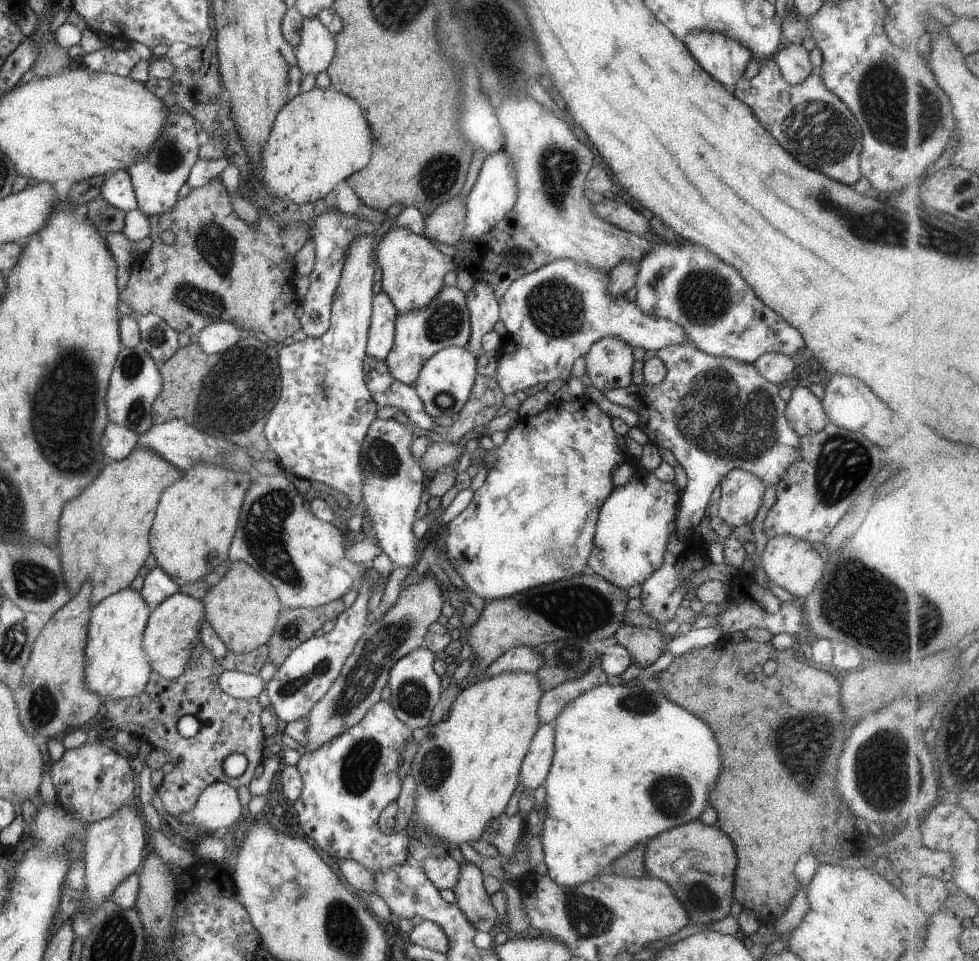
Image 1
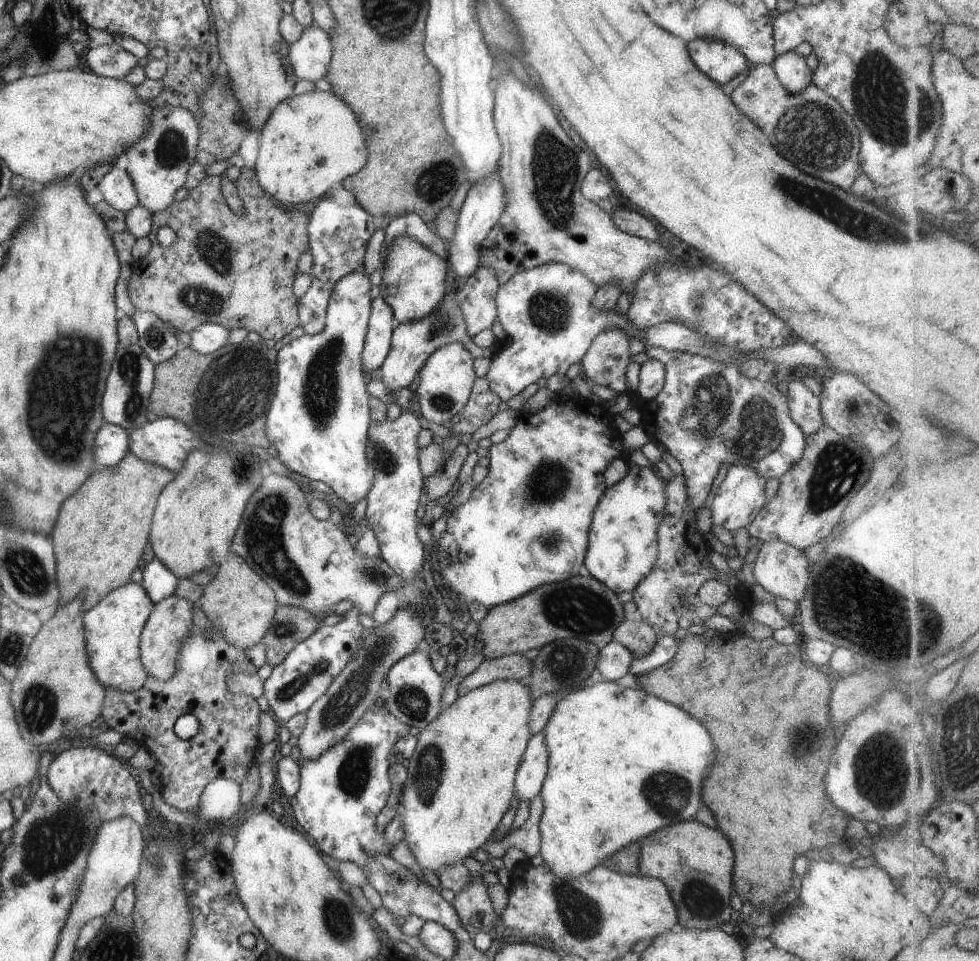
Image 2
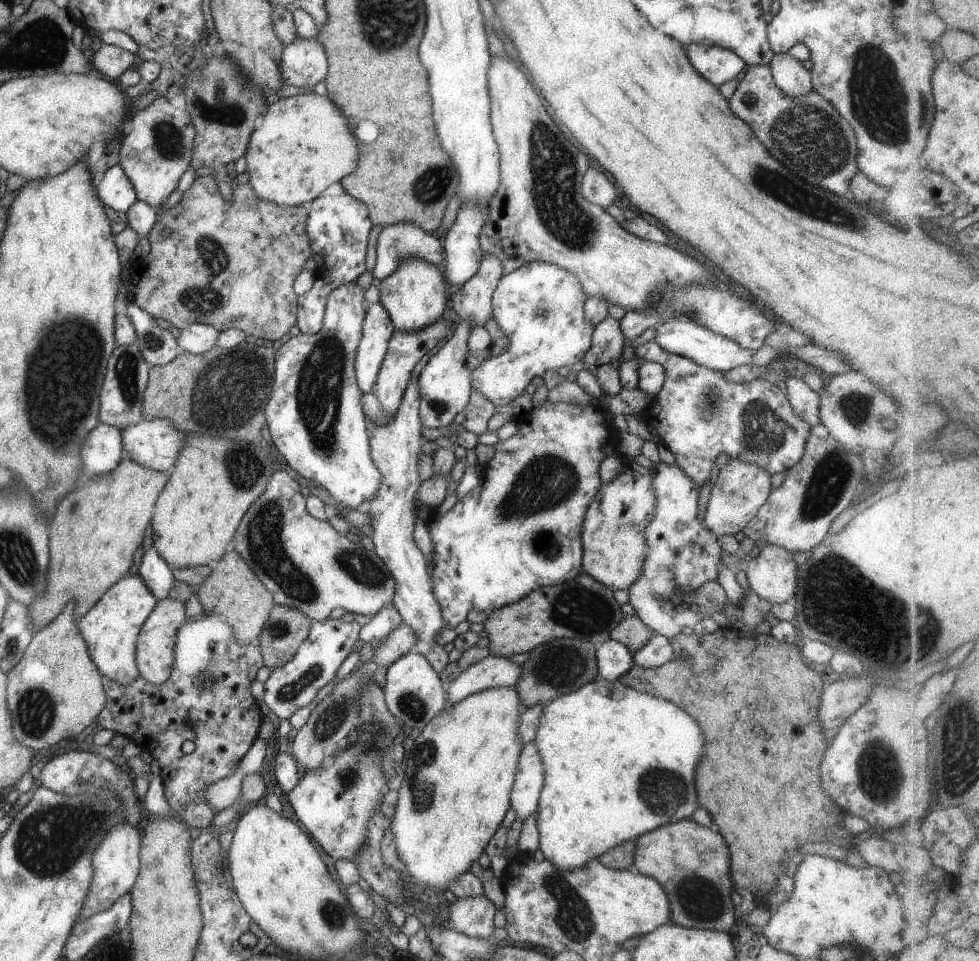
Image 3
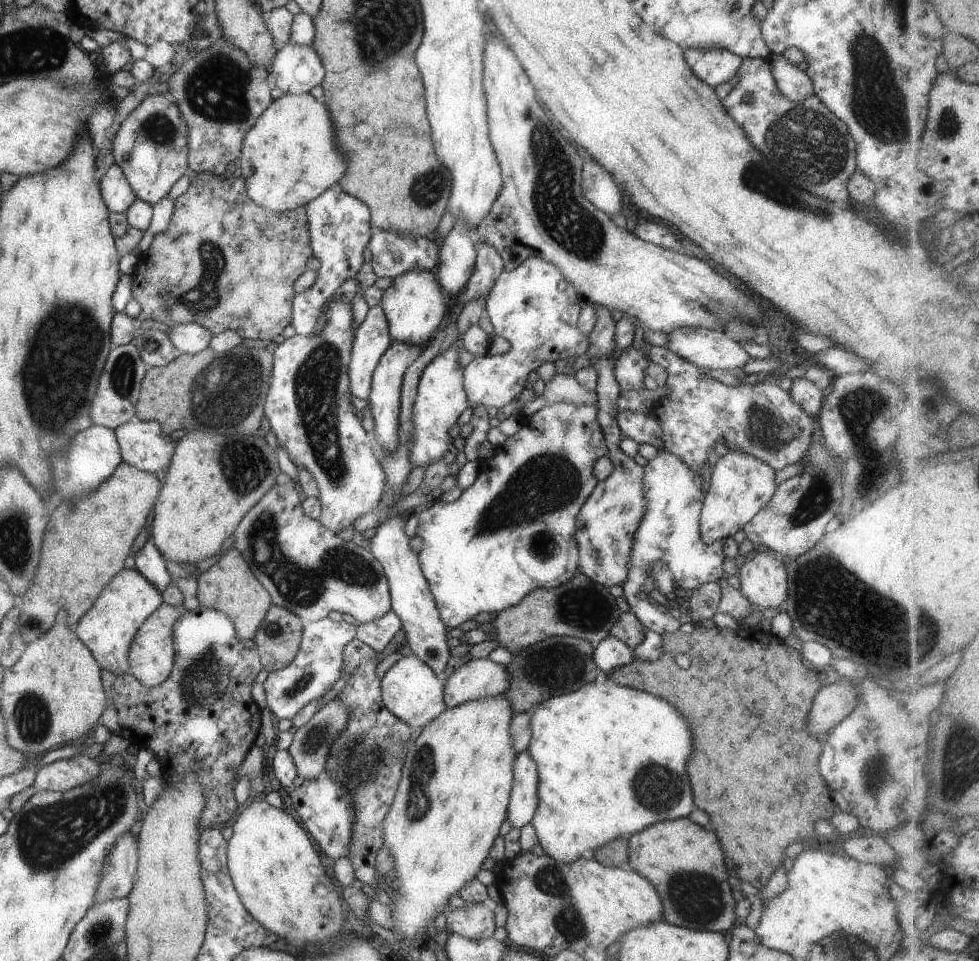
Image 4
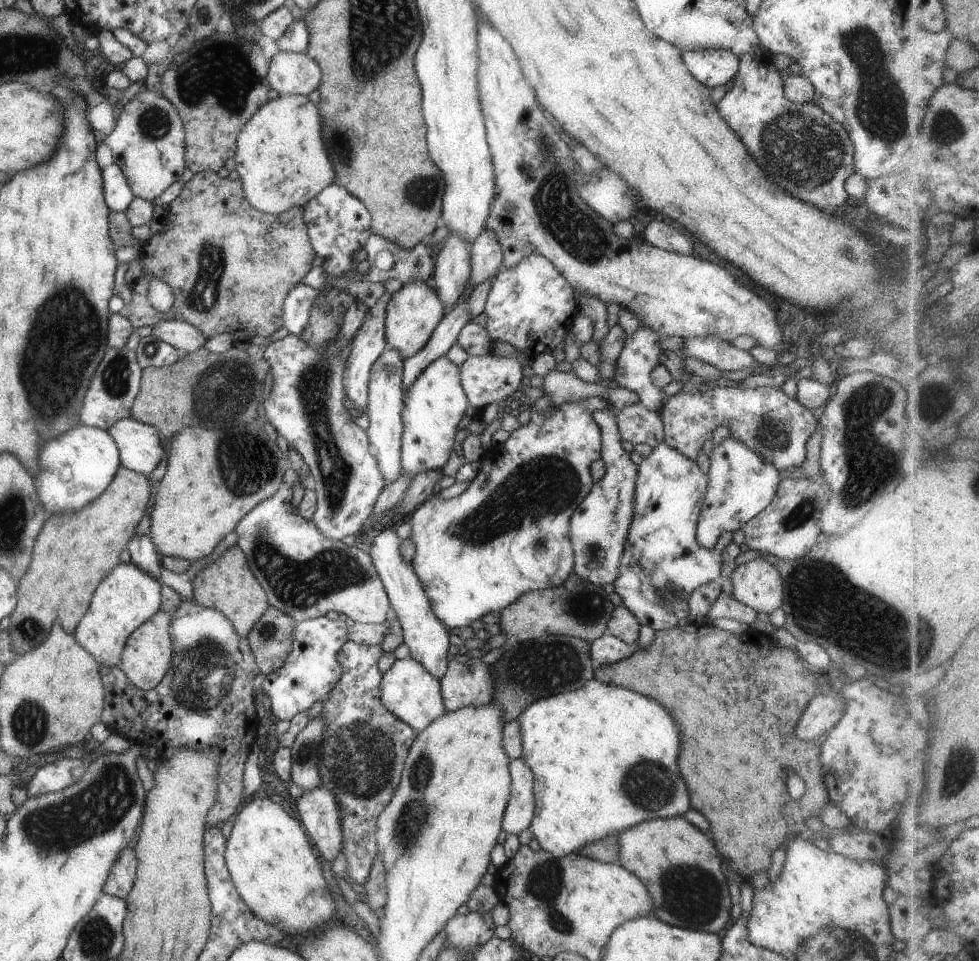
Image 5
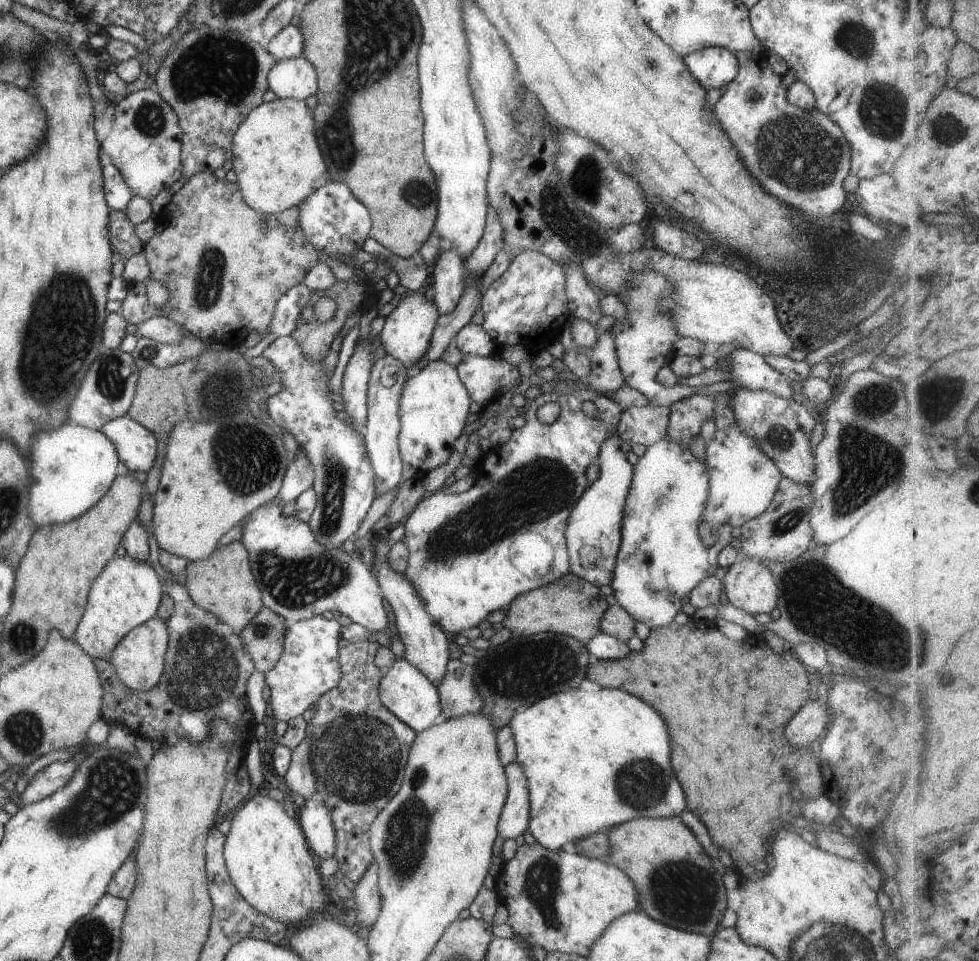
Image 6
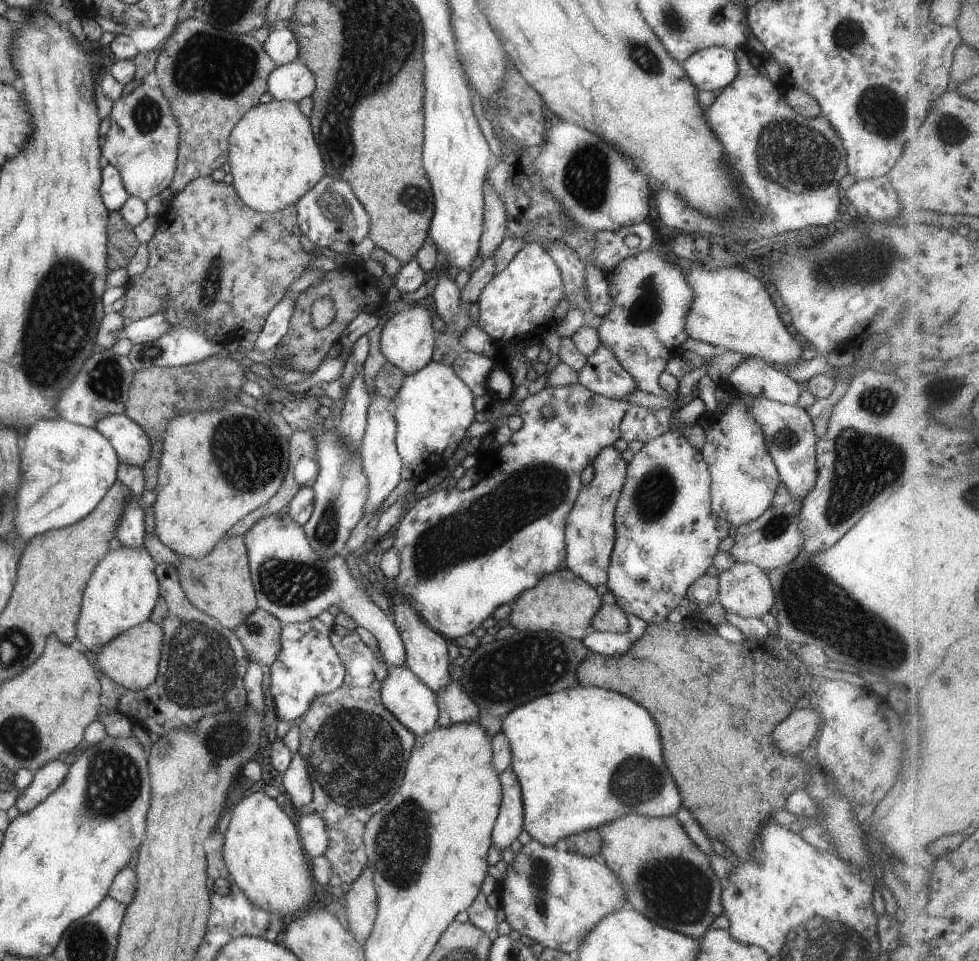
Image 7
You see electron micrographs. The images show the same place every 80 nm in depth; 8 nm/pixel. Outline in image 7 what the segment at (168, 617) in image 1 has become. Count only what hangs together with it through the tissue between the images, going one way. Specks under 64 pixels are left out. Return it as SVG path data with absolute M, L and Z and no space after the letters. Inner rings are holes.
M149 620L143 621L124 630L108 643L105 643L98 651L87 653L88 659L91 660L92 665L97 660L97 666L94 667L95 672L108 676L113 682L125 688L140 691L149 686L157 676L162 636L159 623Z

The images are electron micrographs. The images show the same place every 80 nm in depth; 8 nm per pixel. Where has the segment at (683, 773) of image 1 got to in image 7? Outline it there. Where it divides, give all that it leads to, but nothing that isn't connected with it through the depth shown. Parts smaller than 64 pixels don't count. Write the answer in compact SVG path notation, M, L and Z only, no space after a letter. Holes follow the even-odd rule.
M578 684L543 695L506 714L500 731L509 741L509 768L520 784L523 828L542 845L560 846L572 834L598 829L623 815L670 817L681 806L677 786L661 760L661 740L651 714L617 691Z

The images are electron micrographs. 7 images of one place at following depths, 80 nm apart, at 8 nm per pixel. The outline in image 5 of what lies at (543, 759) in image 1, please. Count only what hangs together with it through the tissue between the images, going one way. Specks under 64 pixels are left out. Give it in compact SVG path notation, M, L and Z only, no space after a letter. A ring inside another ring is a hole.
M523 757L510 760L510 793L507 799L500 828L509 834L518 835L530 826L534 809L533 777L530 766Z

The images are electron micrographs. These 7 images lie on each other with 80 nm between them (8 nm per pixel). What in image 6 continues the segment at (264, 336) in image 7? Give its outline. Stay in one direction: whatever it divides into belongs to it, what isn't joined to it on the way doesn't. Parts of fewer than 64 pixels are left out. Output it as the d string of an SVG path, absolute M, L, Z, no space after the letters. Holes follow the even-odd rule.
M303 285L291 287L284 292L275 303L274 311L269 323L268 332L273 336L280 337L290 335L296 327L302 308L308 301L310 290Z

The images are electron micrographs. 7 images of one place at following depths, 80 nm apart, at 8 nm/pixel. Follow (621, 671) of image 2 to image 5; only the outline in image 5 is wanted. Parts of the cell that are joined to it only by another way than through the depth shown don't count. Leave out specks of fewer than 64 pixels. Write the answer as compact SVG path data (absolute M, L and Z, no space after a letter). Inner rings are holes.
M605 632L603 636L590 642L590 658L597 666L615 665L639 650L635 644L628 645Z

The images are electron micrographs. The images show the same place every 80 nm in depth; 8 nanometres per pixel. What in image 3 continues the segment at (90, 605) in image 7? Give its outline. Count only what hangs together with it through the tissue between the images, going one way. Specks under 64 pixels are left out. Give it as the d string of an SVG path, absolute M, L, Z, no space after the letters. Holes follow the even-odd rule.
M123 575L101 598L77 620L77 626L87 647L90 659L100 672L117 684L127 686L137 679L135 641L143 622L157 602L139 575Z

